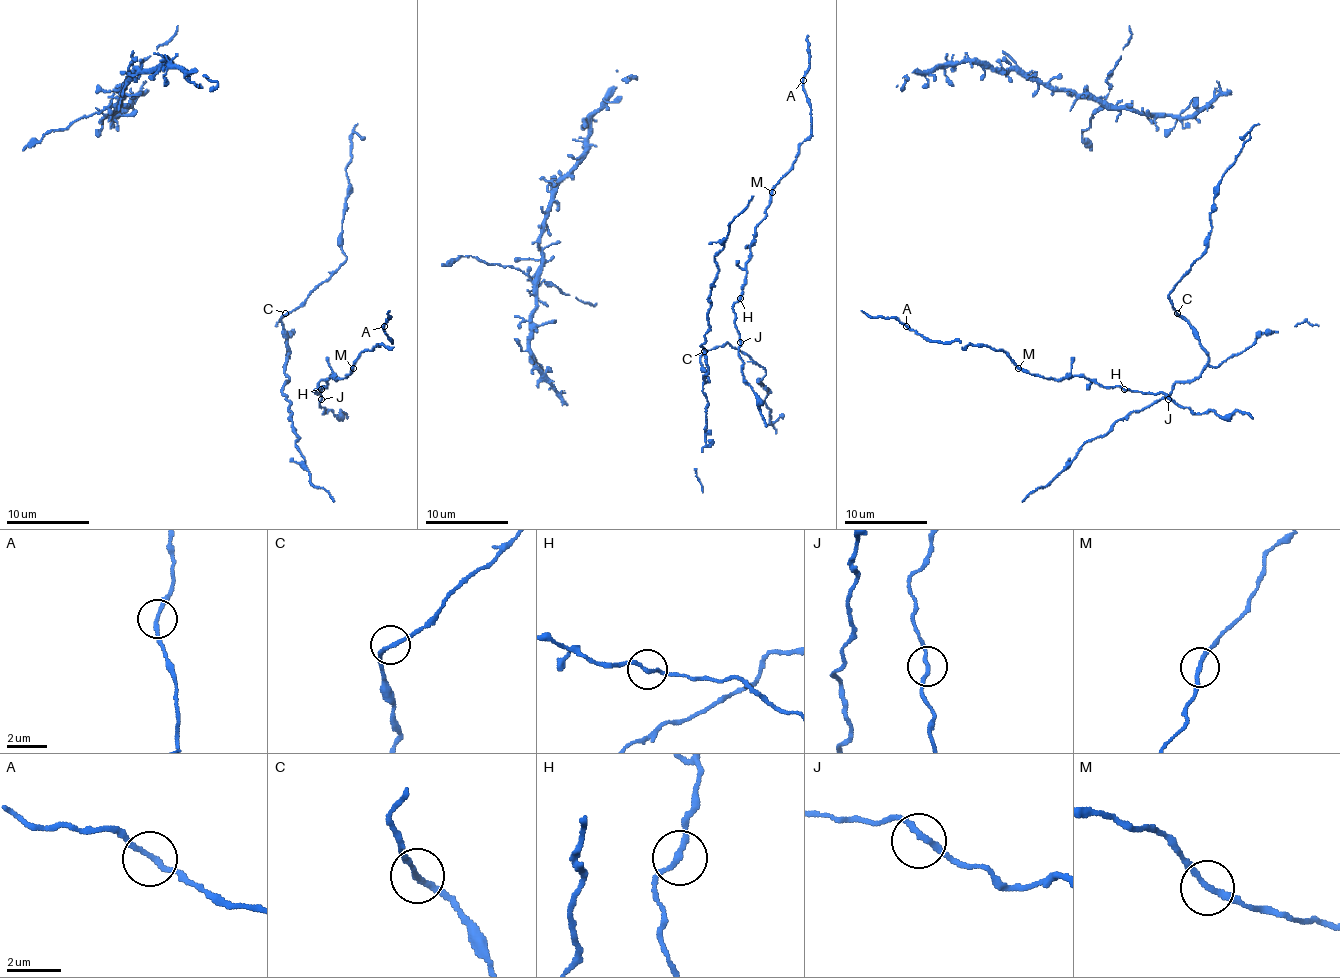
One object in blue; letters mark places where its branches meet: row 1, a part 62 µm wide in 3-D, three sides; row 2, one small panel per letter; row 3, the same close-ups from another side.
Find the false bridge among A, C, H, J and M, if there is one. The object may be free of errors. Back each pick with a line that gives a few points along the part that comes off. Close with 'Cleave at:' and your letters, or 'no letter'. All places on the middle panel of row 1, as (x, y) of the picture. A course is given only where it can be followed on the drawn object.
Cleave at: no letter

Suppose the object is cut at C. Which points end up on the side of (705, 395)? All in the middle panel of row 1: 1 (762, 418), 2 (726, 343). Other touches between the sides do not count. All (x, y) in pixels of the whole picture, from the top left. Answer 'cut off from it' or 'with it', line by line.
1: with it
2: cut off from it

